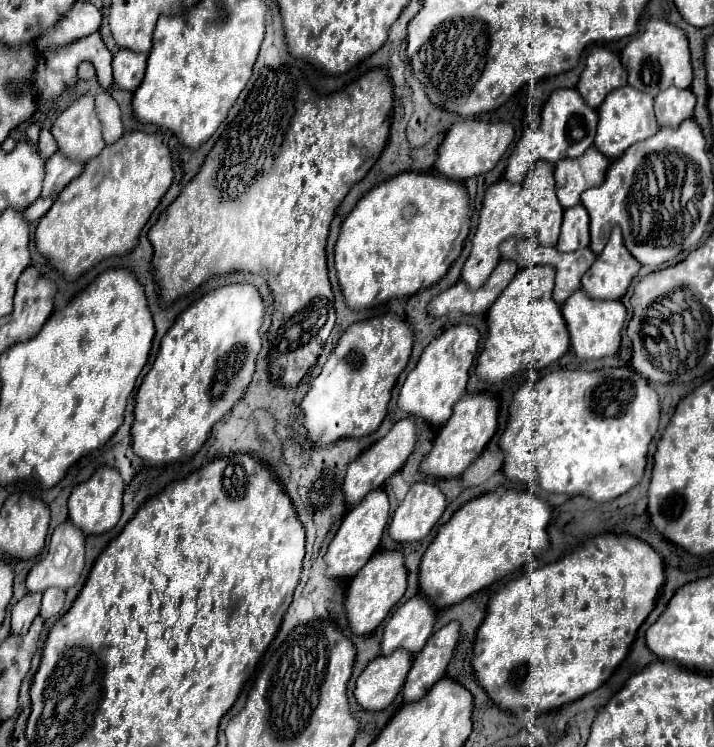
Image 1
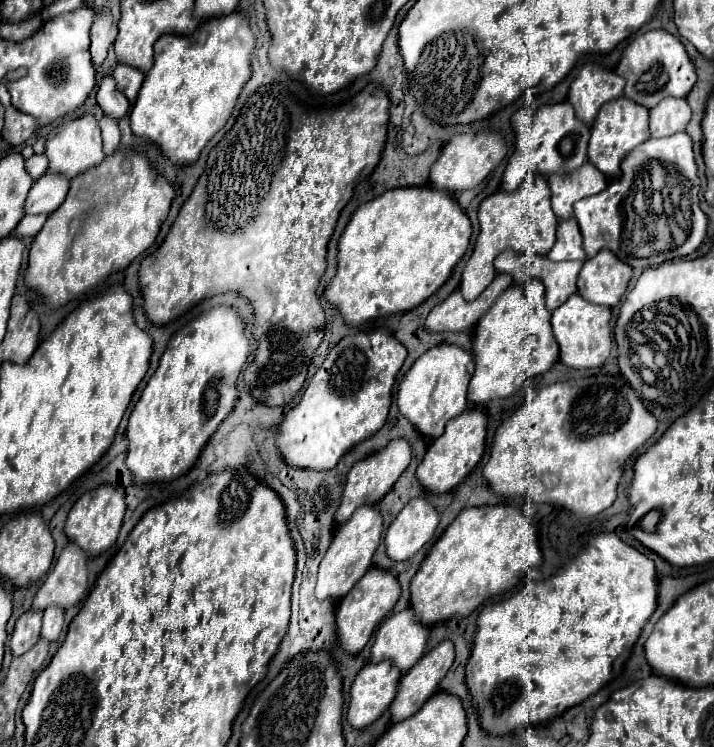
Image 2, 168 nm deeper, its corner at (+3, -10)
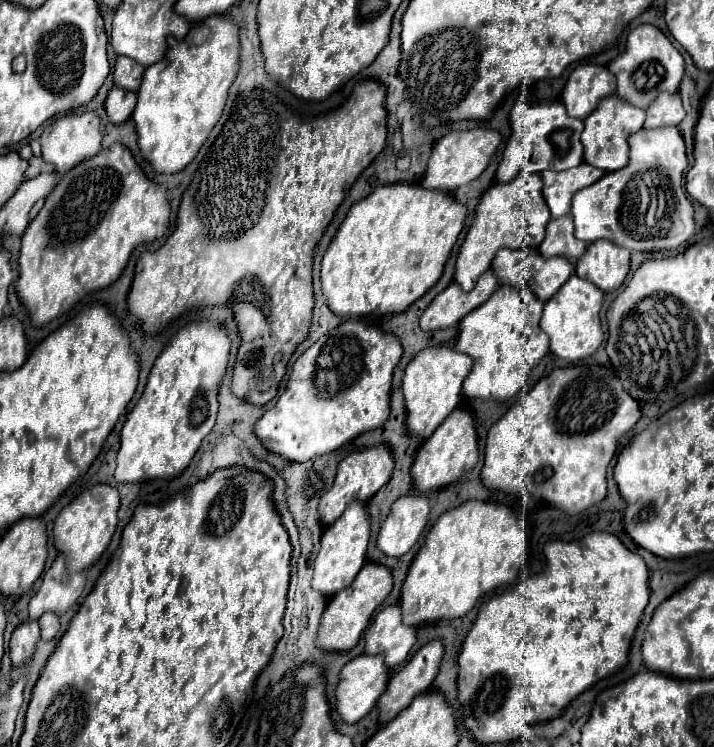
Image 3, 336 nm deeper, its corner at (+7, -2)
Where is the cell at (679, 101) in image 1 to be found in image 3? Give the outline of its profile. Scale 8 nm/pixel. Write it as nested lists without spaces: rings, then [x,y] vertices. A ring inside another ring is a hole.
[[[661,93],[647,109],[645,127],[657,129],[665,125],[679,125],[685,117],[685,109],[681,107],[681,97],[677,93]]]

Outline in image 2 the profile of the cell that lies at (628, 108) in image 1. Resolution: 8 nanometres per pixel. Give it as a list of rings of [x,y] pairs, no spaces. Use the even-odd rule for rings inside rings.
[[[625,95],[617,97],[617,99],[605,103],[605,107],[601,107],[601,111],[597,113],[597,119],[591,127],[589,161],[603,175],[615,177],[615,175],[619,175],[619,165],[621,165],[623,157],[647,139],[649,139],[649,109],[641,107],[639,103],[633,103],[631,99],[625,99]]]

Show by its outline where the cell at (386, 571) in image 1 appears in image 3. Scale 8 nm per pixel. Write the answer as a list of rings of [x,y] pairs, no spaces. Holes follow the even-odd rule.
[[[365,563],[363,569],[357,573],[357,579],[343,591],[339,591],[335,597],[331,597],[331,601],[327,603],[327,609],[323,611],[323,617],[321,617],[315,645],[325,651],[353,649],[357,645],[363,629],[369,625],[371,615],[385,601],[385,597],[391,593],[391,589],[393,589],[391,571],[377,563]]]

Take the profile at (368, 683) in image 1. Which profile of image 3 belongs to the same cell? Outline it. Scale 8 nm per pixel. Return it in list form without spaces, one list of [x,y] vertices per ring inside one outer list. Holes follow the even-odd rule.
[[[359,655],[355,659],[351,659],[339,673],[339,683],[337,683],[337,713],[341,715],[341,719],[345,723],[357,723],[359,719],[363,719],[377,703],[377,699],[381,697],[381,693],[387,687],[387,667],[381,659],[381,655]]]

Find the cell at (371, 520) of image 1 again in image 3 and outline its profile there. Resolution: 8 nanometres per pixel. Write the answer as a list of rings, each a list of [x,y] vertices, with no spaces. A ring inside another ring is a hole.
[[[353,501],[343,515],[327,527],[327,531],[321,537],[321,549],[315,559],[315,575],[313,575],[313,589],[321,591],[325,597],[333,597],[337,591],[349,587],[353,583],[357,571],[361,571],[365,563],[365,551],[369,543],[369,515],[365,511],[365,505],[359,501]]]

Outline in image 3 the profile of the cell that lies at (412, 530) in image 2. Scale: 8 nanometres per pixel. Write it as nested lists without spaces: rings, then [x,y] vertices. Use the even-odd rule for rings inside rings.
[[[405,495],[397,499],[391,513],[383,521],[377,547],[389,557],[405,555],[419,539],[429,519],[429,501],[421,495]]]

